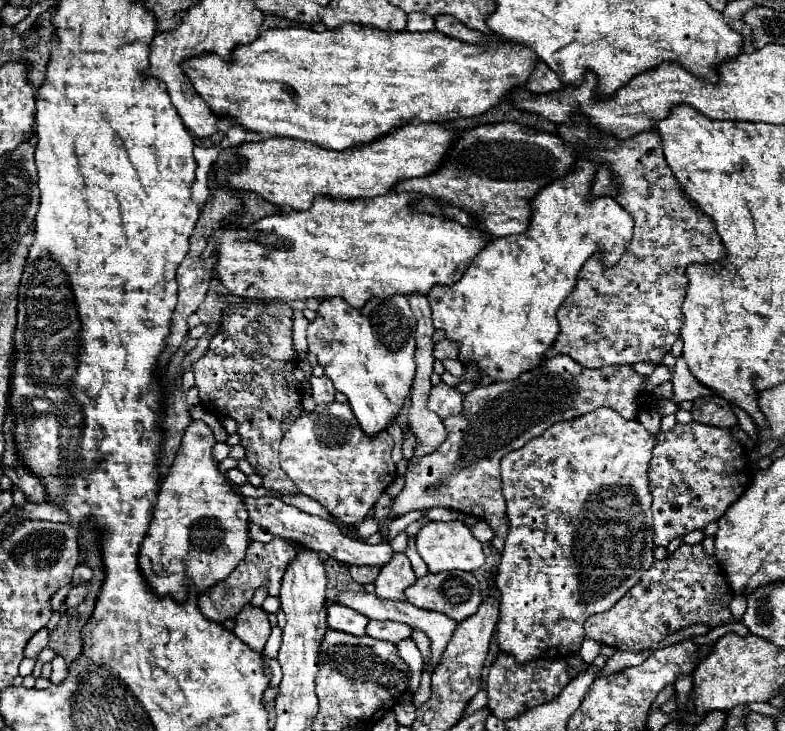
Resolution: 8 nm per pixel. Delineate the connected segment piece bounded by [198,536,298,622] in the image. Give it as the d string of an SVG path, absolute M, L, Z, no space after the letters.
M274 536L272 542L268 544L262 544L262 542L256 542L252 540L248 544L248 550L246 550L246 556L244 560L238 564L238 568L234 568L234 572L220 580L218 584L214 584L210 590L204 590L200 596L198 596L198 602L200 602L200 610L204 612L206 618L210 620L218 620L218 622L224 622L226 618L234 618L250 600L252 600L252 594L258 586L266 584L268 586L268 592L270 596L278 596L280 592L280 584L282 584L282 578L284 578L284 572L288 568L288 562L292 562L298 554L298 548L296 548L296 542L290 542L290 540L284 540L284 538L278 538Z

